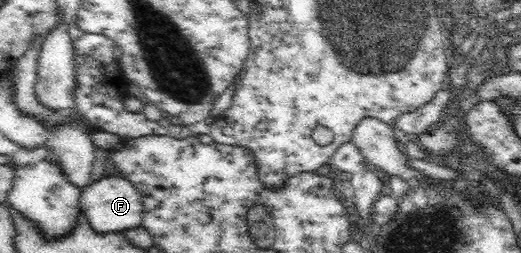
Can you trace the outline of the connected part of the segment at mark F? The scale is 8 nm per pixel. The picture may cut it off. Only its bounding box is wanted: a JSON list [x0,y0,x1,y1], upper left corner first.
[80,177,144,232]

